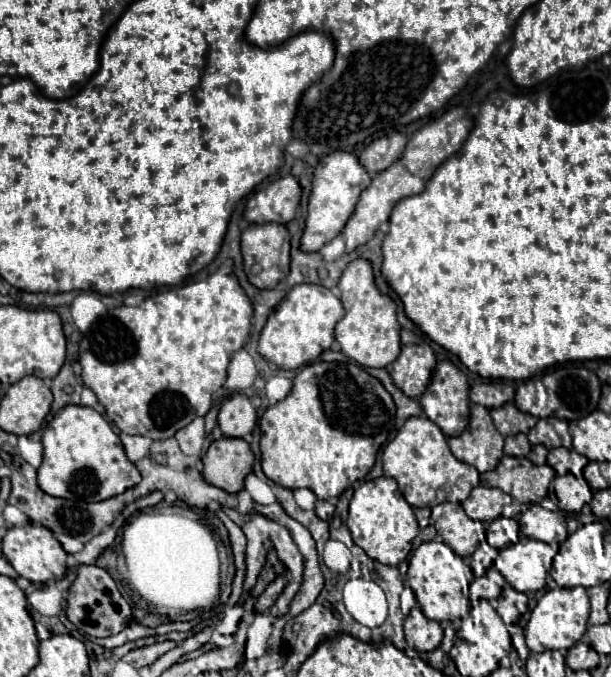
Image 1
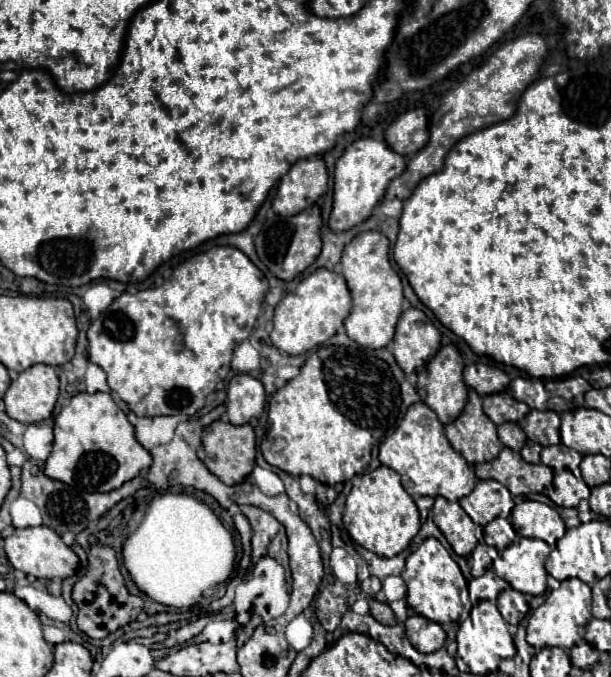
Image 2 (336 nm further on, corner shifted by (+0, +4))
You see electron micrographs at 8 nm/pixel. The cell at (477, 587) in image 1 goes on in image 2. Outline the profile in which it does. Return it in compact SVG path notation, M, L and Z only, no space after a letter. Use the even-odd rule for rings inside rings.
M487 571L485 575L469 581L469 597L473 604L475 601L497 601L497 595L507 587L507 583L495 575L495 571Z

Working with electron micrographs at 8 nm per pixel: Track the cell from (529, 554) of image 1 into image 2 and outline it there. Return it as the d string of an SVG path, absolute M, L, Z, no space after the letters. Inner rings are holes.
M519 539L501 551L495 561L495 573L505 579L515 591L527 595L543 595L549 573L545 562L552 549L539 539Z

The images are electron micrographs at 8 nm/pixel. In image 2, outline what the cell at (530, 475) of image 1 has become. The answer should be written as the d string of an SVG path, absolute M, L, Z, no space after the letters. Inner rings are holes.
M505 447L493 461L477 463L475 475L479 479L495 479L503 483L511 495L541 493L553 481L553 471L549 467L527 463L509 447Z

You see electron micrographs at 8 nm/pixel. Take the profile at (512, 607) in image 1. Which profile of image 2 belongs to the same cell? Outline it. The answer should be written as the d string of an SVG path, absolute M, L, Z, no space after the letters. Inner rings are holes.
M507 587L507 591L503 591L503 595L499 595L499 599L497 599L497 607L507 623L519 625L519 621L529 611L529 600L528 595Z

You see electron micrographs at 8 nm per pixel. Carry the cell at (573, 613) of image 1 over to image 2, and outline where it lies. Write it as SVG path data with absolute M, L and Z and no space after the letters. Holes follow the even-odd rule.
M565 579L561 587L549 591L545 603L531 613L527 625L527 643L533 645L535 649L541 647L571 649L575 643L583 641L589 619L591 619L591 587L579 579Z

